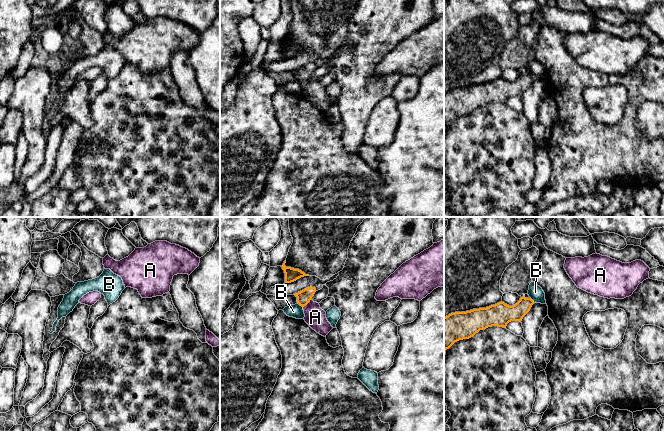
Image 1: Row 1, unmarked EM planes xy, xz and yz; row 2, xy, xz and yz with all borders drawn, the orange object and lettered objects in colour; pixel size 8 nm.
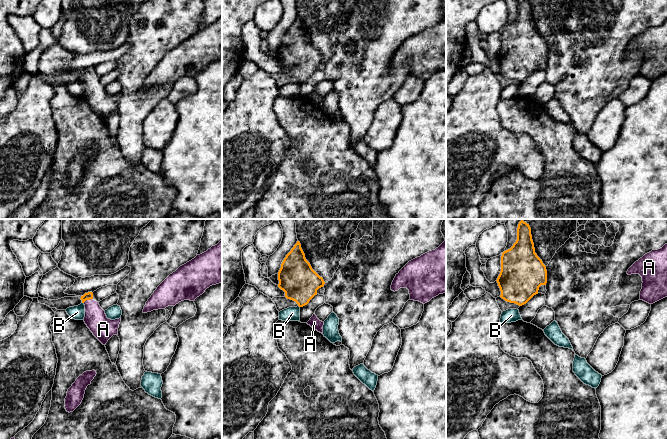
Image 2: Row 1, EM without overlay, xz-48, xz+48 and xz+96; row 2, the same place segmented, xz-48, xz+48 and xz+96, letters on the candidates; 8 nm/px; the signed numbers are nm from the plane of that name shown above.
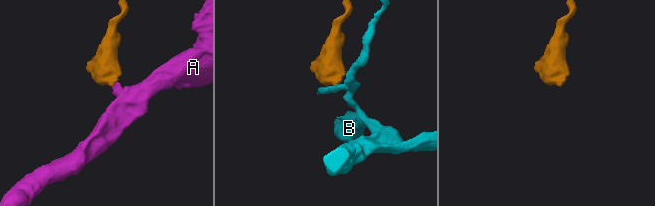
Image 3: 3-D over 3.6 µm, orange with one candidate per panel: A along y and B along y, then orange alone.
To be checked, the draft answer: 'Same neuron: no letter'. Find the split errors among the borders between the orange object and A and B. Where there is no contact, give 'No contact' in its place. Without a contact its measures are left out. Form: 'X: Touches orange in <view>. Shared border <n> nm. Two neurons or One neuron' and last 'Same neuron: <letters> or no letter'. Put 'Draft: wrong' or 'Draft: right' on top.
Draft: wrong
A: Touches orange in xz. Shared border 90 nm. One neuron
B: Touches orange in xz. Shared border 60 nm. Two neurons
Same neuron: A

